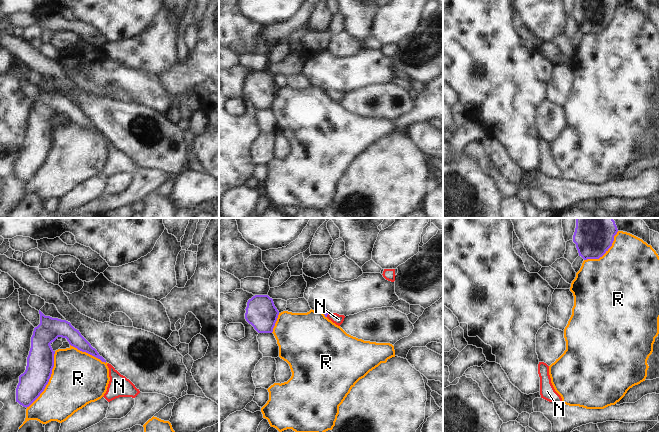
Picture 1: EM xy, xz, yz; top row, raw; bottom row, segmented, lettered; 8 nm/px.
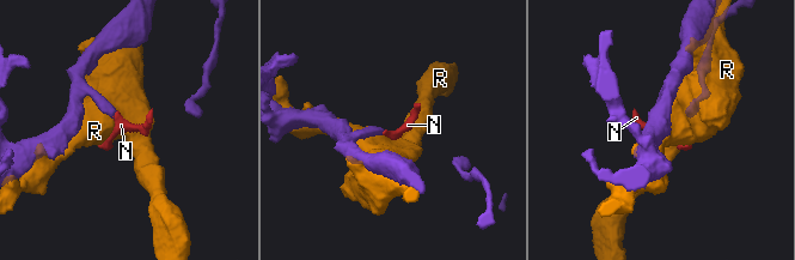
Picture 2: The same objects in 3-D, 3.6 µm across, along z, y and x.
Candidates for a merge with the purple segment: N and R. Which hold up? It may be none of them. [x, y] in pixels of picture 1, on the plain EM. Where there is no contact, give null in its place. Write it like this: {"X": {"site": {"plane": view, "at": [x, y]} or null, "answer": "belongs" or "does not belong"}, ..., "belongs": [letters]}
{"N": {"site": {"plane": "xz", "at": [327, 90]}, "answer": "belongs"}, "R": {"site": {"plane": "xy", "at": [48, 156]}, "answer": "does not belong"}, "belongs": ["N"]}

